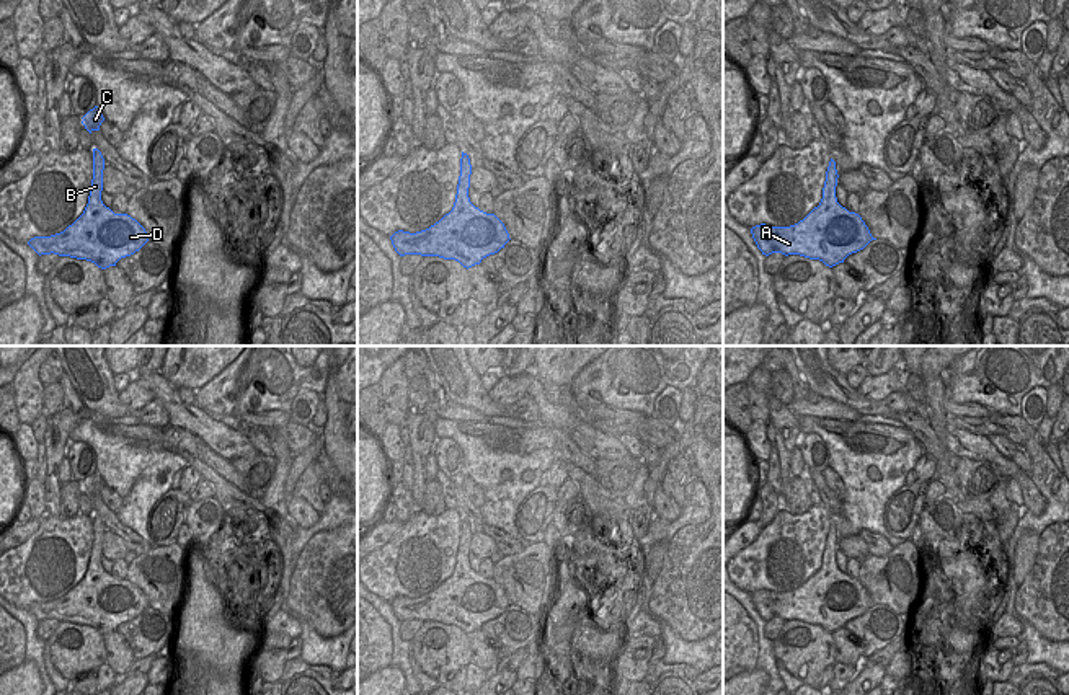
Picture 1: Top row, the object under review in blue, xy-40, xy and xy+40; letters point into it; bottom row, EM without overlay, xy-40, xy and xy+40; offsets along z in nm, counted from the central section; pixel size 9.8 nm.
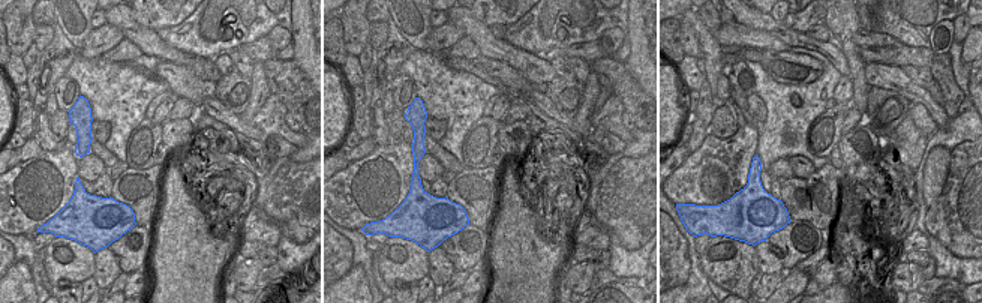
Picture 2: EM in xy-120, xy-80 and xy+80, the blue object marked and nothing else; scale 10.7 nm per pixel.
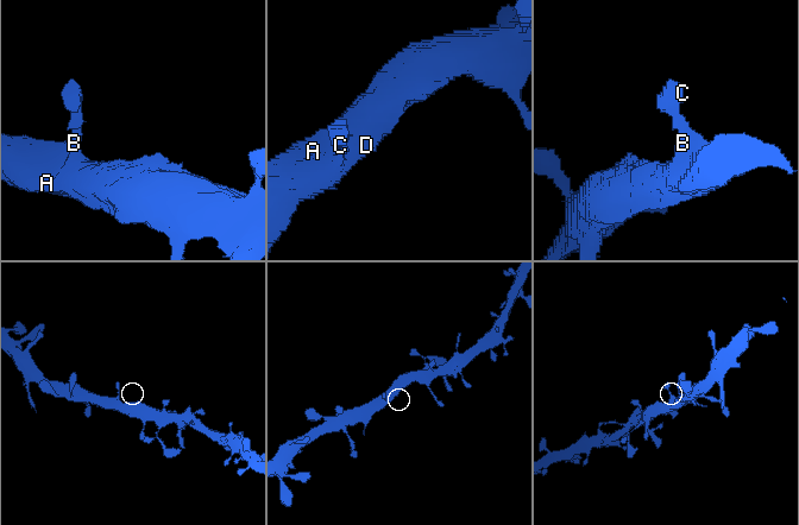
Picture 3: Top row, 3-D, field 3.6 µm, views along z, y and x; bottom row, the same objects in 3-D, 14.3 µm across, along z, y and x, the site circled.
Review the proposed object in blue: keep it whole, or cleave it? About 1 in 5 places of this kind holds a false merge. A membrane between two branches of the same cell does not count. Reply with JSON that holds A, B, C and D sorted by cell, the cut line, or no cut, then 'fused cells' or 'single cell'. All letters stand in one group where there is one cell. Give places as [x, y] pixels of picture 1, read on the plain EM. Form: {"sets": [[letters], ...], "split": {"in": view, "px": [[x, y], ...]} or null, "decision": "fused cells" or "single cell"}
{"sets": [["A", "B", "C", "D"]], "split": null, "decision": "single cell"}

